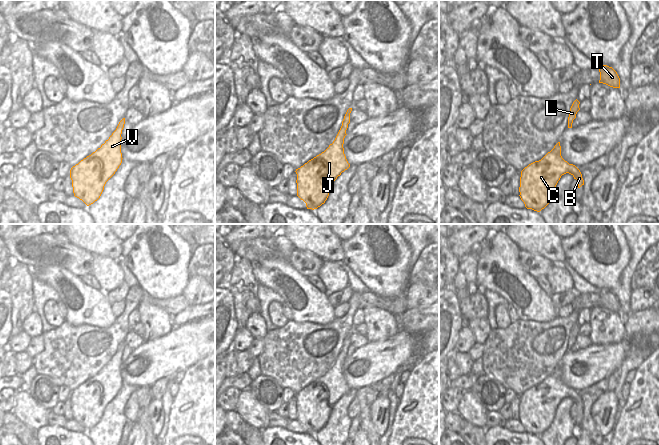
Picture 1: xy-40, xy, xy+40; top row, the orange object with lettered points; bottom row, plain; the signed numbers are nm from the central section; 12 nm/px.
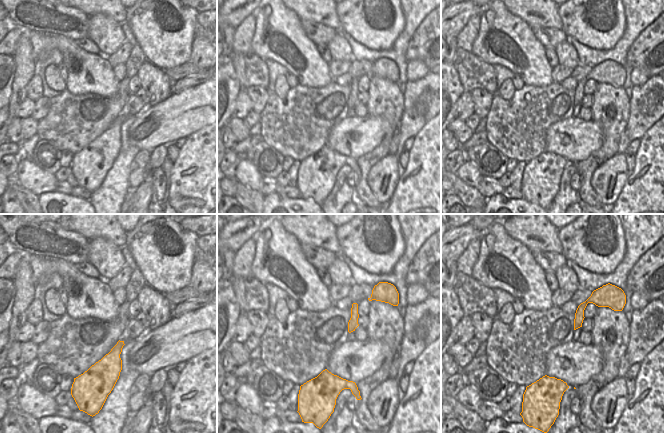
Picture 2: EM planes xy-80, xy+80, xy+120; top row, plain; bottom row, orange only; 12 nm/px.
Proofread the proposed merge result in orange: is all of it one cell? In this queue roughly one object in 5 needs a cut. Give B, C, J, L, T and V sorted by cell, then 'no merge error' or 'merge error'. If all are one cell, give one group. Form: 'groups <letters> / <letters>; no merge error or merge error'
groups B C J L T V; no merge error

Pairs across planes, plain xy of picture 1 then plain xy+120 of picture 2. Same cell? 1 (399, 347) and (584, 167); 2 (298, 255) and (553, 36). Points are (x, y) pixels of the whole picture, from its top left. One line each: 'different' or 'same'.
1: different
2: same

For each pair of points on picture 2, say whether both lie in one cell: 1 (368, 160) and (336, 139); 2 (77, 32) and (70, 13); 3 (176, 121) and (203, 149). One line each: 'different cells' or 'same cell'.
1: different cells
2: same cell
3: different cells

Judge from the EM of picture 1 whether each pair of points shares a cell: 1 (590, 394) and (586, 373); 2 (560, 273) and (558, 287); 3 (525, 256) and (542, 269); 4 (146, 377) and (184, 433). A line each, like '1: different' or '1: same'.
1: different
2: same
3: same
4: different

